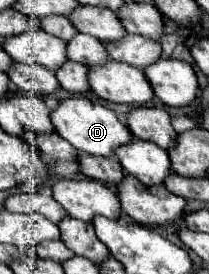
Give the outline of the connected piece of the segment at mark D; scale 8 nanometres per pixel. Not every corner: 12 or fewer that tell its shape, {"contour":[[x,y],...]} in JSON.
{"contour":[[88,97],[52,111],[60,137],[114,157],[134,139],[114,111]]}

